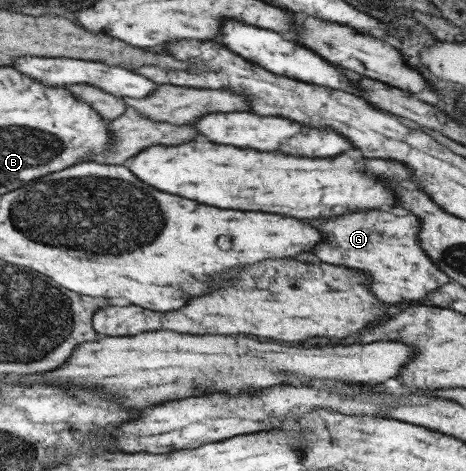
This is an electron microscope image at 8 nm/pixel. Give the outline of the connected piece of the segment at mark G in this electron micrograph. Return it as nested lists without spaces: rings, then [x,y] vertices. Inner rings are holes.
[[[364,210],[328,220],[316,218],[312,228],[321,235],[321,242],[311,250],[314,259],[362,272],[369,277],[369,290],[376,294],[378,300],[388,304],[419,304],[426,299],[428,293],[448,284],[448,276],[419,246],[416,236],[420,224],[416,216],[394,216],[380,210]]]

